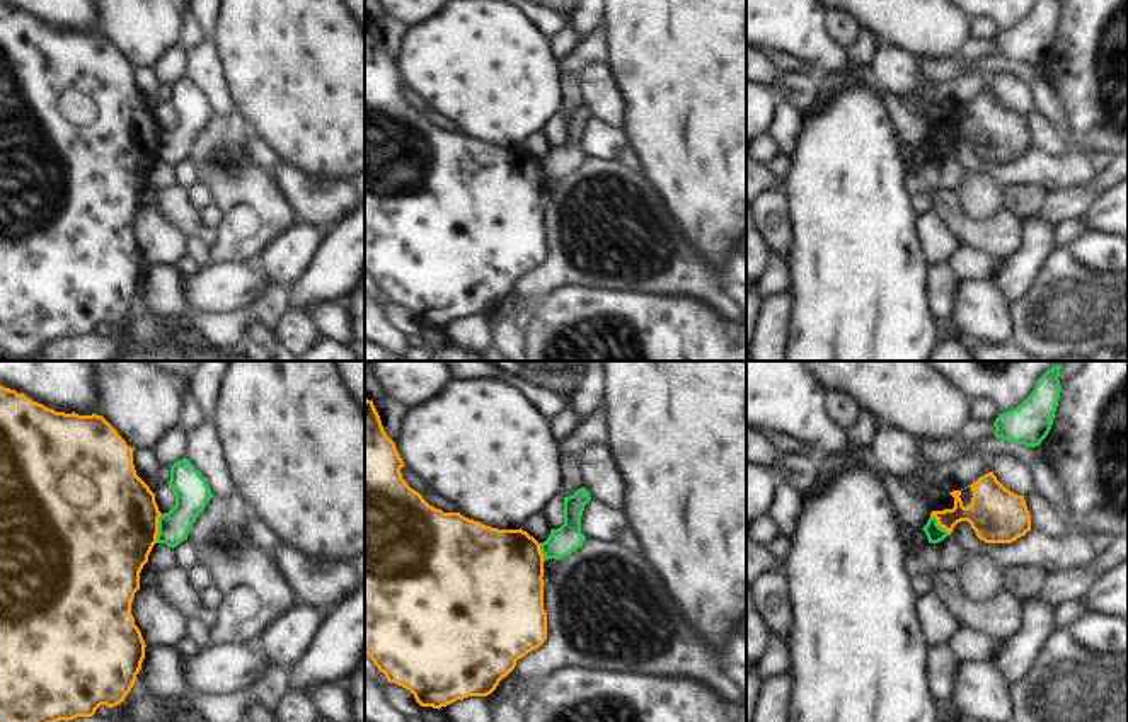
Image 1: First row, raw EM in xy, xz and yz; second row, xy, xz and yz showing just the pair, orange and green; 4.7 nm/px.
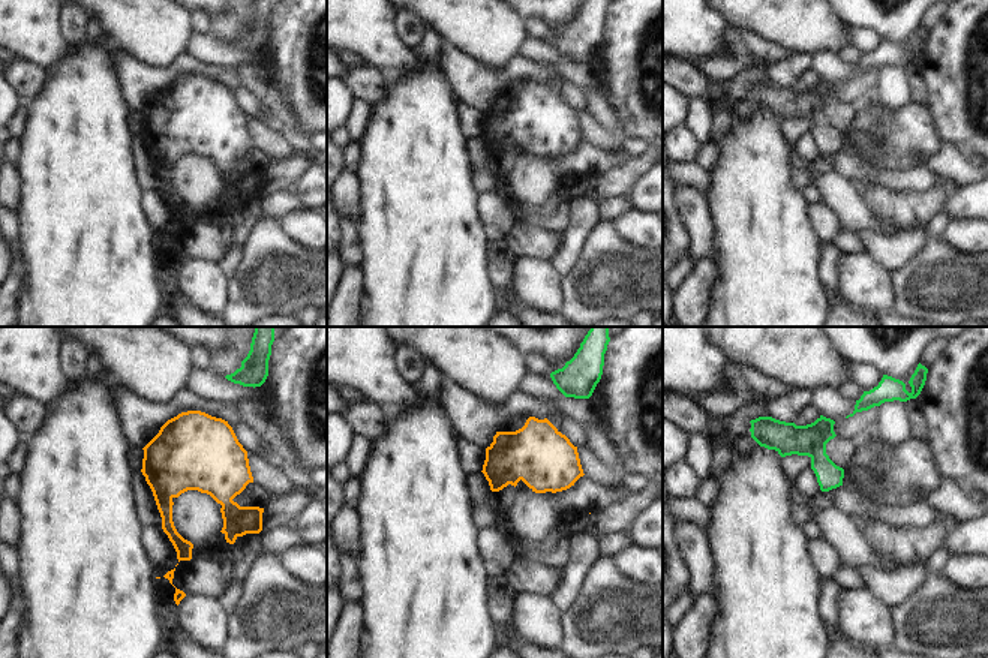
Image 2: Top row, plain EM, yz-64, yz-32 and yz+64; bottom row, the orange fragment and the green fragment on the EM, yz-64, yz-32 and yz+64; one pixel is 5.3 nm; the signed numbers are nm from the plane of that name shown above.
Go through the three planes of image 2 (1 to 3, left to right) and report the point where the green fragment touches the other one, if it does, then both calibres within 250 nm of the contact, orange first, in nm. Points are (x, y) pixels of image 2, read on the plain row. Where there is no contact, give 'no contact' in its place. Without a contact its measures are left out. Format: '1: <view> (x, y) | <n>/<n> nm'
1: no contact
2: no contact
3: no contact

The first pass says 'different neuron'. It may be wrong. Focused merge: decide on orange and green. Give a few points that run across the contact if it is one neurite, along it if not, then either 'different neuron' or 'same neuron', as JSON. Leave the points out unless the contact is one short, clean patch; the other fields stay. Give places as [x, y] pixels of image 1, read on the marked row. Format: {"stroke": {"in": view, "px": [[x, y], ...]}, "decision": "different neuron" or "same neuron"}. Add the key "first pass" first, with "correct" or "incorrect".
{"first pass": "correct", "stroke": {"in": "xy", "px": [[161, 513], [155, 542]]}, "decision": "different neuron"}

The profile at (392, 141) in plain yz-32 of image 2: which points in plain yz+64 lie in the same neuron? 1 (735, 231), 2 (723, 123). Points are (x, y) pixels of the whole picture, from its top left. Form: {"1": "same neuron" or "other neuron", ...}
{"1": "same neuron", "2": "other neuron"}

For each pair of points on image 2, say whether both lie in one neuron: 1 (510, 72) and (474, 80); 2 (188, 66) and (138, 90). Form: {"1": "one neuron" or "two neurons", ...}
{"1": "one neuron", "2": "one neuron"}

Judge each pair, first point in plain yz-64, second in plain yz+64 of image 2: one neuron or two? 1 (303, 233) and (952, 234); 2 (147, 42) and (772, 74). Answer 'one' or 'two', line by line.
1: one
2: two

